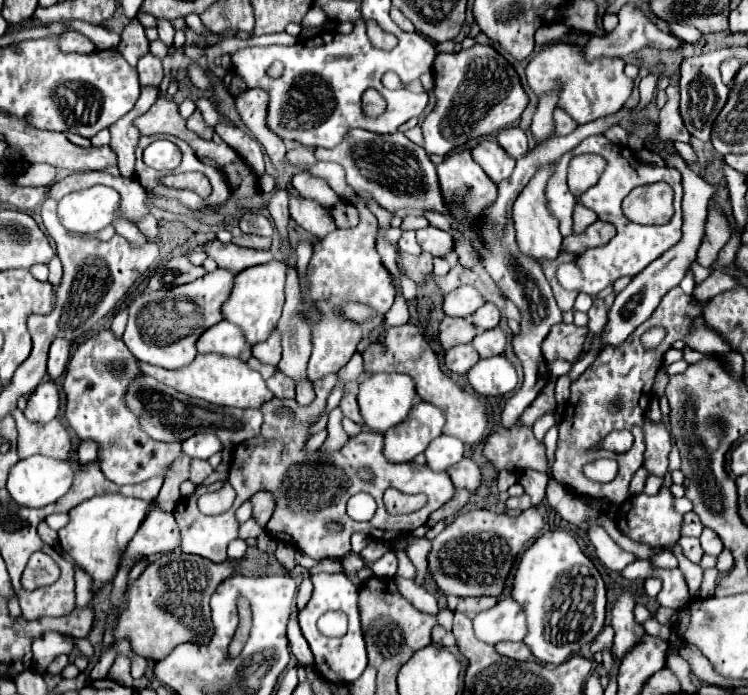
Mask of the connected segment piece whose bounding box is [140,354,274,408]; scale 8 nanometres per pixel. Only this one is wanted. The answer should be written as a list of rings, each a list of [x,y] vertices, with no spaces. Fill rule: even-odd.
[[[200,354],[194,358],[192,364],[180,368],[180,370],[164,370],[150,364],[140,364],[144,374],[154,376],[156,380],[164,382],[166,386],[172,386],[174,390],[180,390],[192,398],[206,400],[216,406],[234,406],[234,408],[260,408],[264,402],[268,402],[274,394],[268,390],[264,378],[252,370],[246,362],[238,358],[226,358],[220,354]]]

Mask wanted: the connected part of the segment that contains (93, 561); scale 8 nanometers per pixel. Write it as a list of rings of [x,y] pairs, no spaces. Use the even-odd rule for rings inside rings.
[[[106,494],[90,498],[88,502],[82,502],[76,506],[70,514],[74,514],[74,520],[60,530],[60,546],[62,550],[72,556],[78,568],[82,568],[92,578],[92,596],[96,596],[104,584],[110,584],[118,572],[120,554],[126,550],[128,542],[134,538],[138,526],[142,524],[148,502],[126,498],[120,494]]]

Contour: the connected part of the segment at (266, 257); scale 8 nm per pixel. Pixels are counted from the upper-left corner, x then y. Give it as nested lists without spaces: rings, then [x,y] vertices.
[[[220,240],[206,242],[204,252],[206,256],[212,256],[220,268],[232,270],[234,274],[250,266],[258,266],[274,260],[274,254],[270,250],[250,250],[250,248],[240,248],[236,244],[222,244]]]

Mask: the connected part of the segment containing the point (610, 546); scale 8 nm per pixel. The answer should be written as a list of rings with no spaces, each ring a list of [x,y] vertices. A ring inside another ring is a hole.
[[[592,524],[586,534],[588,534],[588,540],[590,540],[590,542],[594,544],[594,548],[596,548],[598,560],[600,560],[606,568],[610,568],[610,570],[614,570],[614,572],[620,572],[620,570],[624,570],[632,560],[636,560],[636,556],[630,554],[630,552],[624,552],[624,550],[608,536],[608,532],[606,532],[600,524]]]

